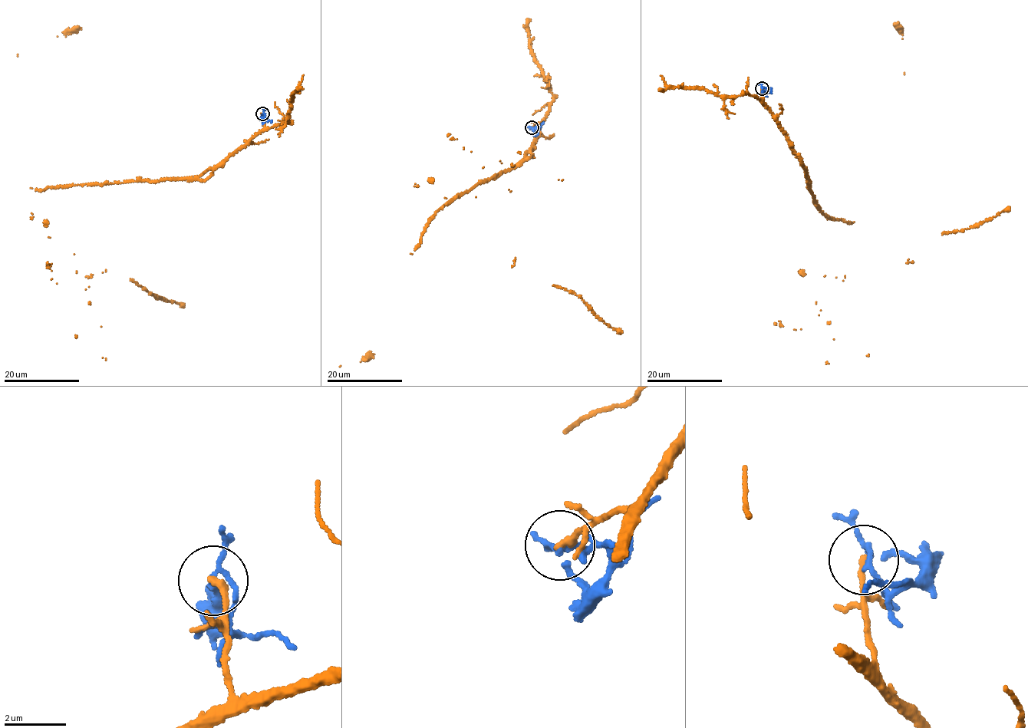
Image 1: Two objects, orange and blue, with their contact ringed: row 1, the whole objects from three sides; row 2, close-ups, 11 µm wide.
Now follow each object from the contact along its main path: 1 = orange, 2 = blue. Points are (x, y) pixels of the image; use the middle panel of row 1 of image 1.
1: (532, 128), (541, 123), (525, 158), (456, 198), (511, 192), (515, 260), (580, 296), (621, 334)
2: (532, 128), (535, 126), (540, 130), (544, 122)

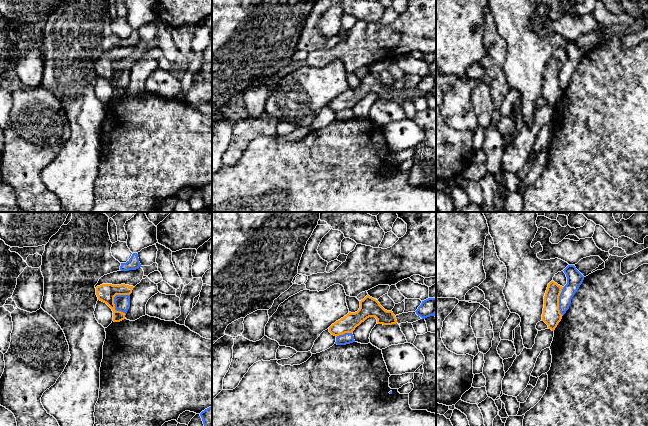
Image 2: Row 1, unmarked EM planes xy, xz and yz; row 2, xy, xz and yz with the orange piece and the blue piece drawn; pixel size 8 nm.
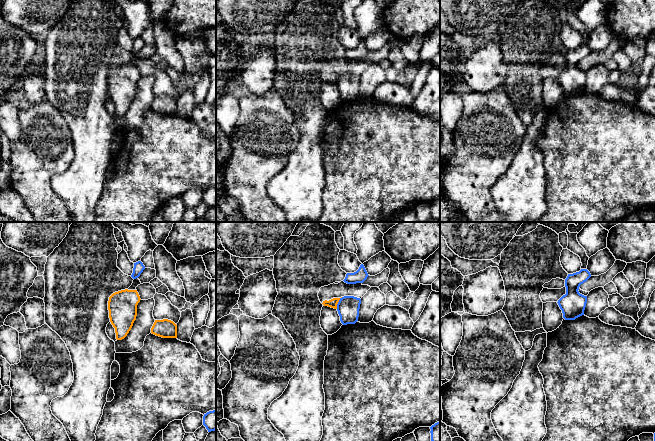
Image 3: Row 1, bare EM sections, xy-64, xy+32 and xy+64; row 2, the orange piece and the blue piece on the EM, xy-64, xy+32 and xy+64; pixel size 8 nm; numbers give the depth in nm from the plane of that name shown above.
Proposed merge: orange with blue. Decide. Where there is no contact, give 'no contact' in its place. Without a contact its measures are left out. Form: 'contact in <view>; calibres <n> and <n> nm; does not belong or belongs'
contact in xy; calibres 140 and 130 nm; does not belong

